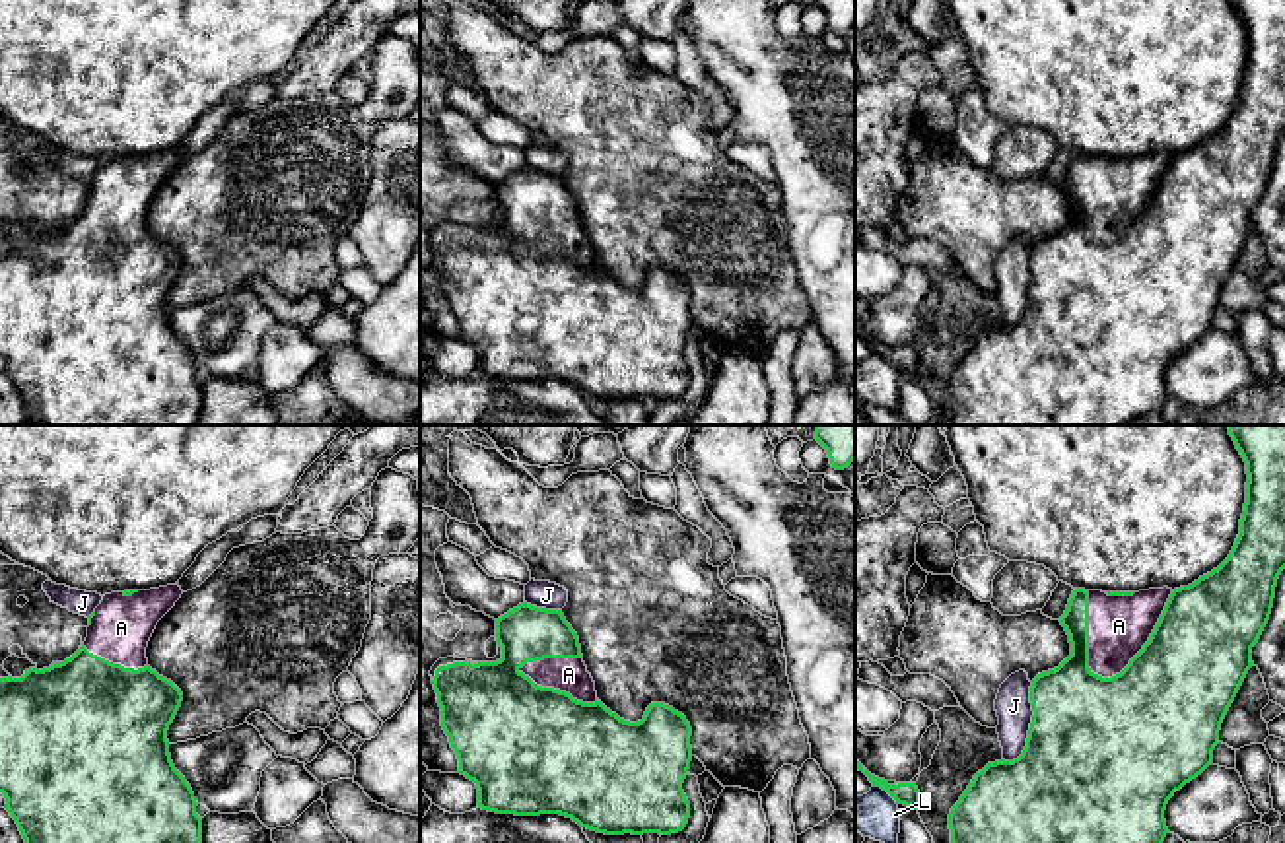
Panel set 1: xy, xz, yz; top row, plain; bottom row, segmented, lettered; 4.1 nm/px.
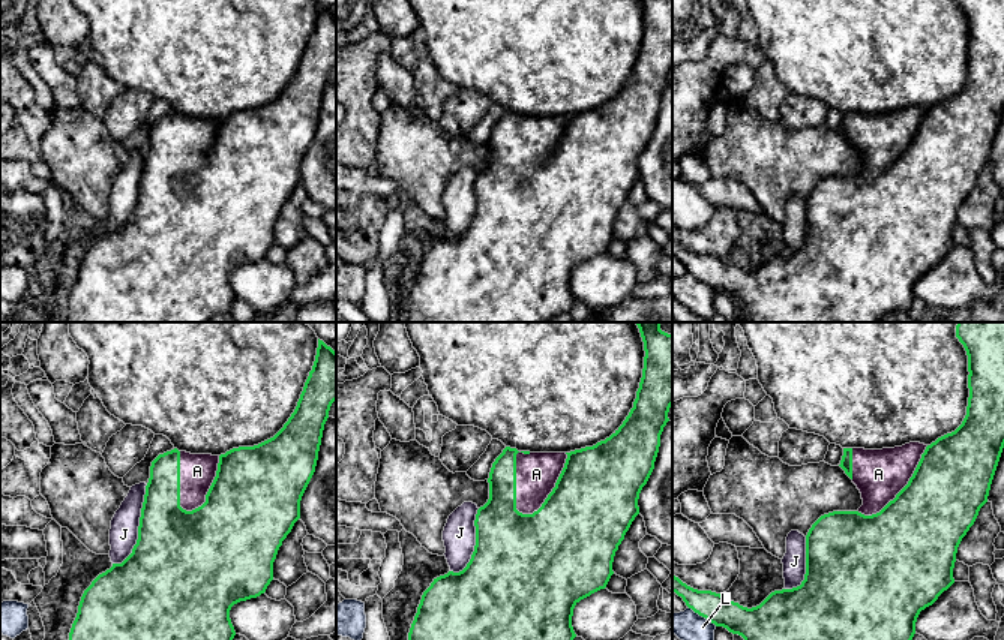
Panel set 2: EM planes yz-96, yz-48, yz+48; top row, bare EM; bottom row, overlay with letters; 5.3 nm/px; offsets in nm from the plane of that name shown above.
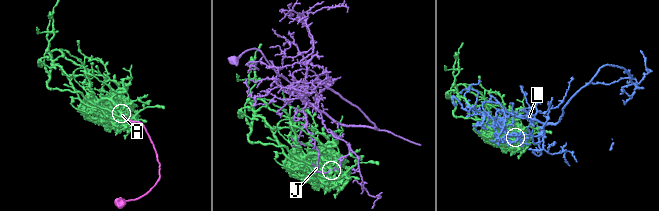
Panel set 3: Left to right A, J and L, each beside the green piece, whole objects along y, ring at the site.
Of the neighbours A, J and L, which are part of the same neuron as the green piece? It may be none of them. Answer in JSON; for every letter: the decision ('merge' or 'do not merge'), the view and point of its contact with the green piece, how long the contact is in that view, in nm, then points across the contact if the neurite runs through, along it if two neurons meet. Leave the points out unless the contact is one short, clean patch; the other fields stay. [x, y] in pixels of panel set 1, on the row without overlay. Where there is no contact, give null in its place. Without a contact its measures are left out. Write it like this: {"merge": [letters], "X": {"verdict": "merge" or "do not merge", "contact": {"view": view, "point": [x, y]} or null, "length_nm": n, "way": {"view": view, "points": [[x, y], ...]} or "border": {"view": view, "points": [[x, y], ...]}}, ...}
{"merge": ["A"], "A": {"verdict": "merge", "contact": {"view": "yz", "point": [1144, 212]}, "length_nm": 480}, "J": {"verdict": "do not merge", "contact": {"view": "yz", "point": [1031, 290]}, "length_nm": 360}, "L": {"verdict": "do not merge", "contact": {"view": "yz", "point": [887, 356]}, "length_nm": 130}}

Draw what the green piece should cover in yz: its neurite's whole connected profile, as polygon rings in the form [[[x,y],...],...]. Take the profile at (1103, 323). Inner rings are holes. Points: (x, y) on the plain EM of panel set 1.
[[[1231,0],[1246,27],[1246,68],[1240,84],[1240,99],[1229,122],[1211,138],[1180,153],[1149,153],[1139,157],[1102,157],[1075,153],[1061,190],[1071,208],[1071,219],[1054,235],[1042,237],[1032,245],[1030,268],[1032,287],[1023,319],[1013,326],[988,328],[978,336],[951,373],[949,394],[953,425],[1129,425],[1135,418],[1161,412],[1168,392],[1164,375],[1168,365],[1186,348],[1213,330],[1213,315],[1219,309],[1221,287],[1234,266],[1252,227],[1252,212],[1258,208],[1275,163],[1275,152],[1285,134],[1285,0]]]

